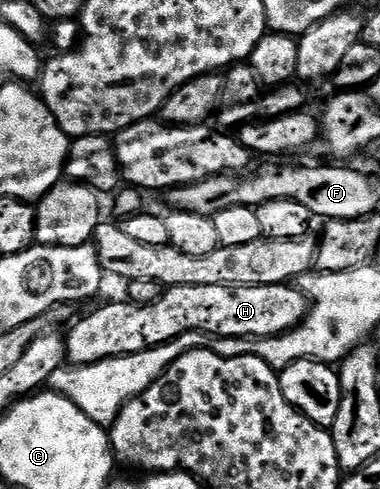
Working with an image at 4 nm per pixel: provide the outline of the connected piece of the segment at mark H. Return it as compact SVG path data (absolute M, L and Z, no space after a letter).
M295 285L282 286L207 286L206 288L186 288L170 286L158 300L139 306L127 300L108 302L85 318L77 317L71 323L72 331L66 334L66 358L73 366L85 366L101 362L107 358L117 358L127 354L137 354L174 340L183 334L198 333L217 338L273 338L293 330L308 314L308 298Z

